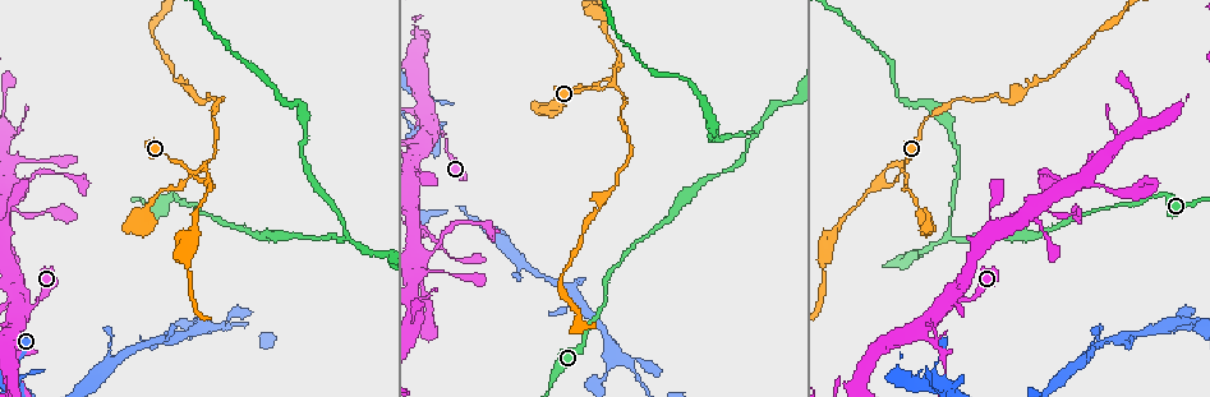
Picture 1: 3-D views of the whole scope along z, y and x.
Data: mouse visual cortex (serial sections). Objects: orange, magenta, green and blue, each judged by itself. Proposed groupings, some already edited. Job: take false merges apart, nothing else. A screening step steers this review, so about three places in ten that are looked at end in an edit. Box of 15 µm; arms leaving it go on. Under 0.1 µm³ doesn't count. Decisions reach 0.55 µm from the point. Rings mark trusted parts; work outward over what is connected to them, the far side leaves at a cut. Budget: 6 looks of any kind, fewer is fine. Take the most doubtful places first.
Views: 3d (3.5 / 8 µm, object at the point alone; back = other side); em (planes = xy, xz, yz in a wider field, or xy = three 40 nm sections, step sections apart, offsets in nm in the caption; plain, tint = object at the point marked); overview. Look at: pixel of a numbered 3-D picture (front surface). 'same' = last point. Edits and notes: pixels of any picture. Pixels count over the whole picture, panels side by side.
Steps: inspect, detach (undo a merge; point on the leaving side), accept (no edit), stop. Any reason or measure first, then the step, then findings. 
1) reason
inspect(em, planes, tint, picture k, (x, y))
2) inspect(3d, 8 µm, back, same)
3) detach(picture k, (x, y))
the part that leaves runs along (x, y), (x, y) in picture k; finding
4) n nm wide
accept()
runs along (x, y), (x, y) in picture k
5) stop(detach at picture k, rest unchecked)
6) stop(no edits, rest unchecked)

inspect(3d, 8 µm, picture 1, (600, 82))

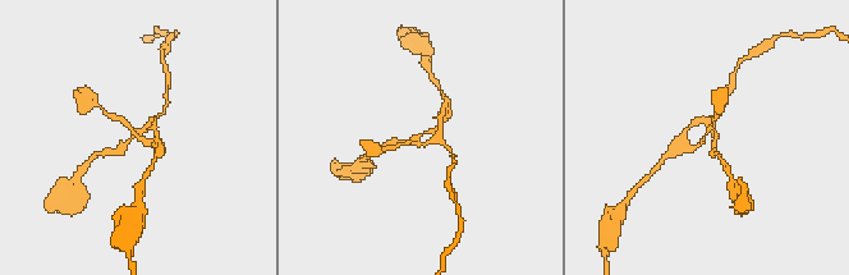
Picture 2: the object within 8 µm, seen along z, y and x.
4 arms; arms of 150, 150, 150, 200 nm
inspect(em, xy, step 1, tint, picture 2, (418, 139))

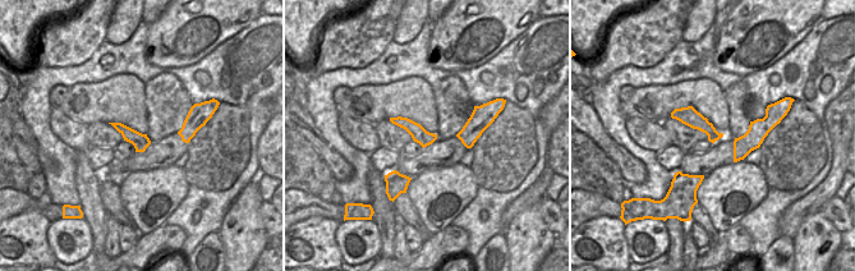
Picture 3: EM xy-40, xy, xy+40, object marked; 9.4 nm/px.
accept()
runs along (102, 110), (137, 131), (159, 115) in picture 2; continuous, no second cell

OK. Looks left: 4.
two arms in line, one across
inspect(3d, 8 µm, picture 1, (345, 237))

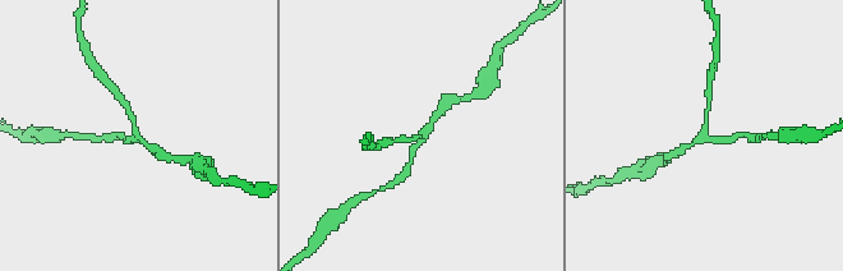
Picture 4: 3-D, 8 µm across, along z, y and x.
3 arms; arms of 150, 200, 200 nm; need the tissue
inspect(em, xy, step 5, tint, picture 4, (705, 137))

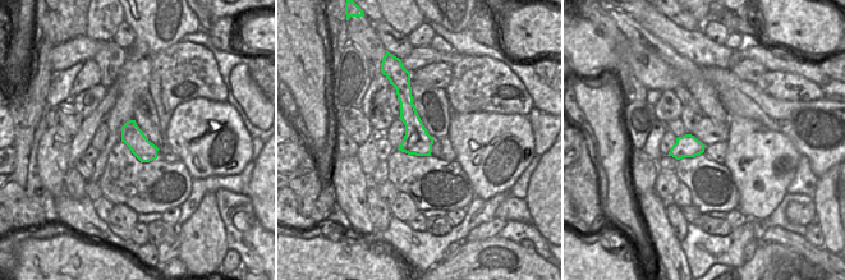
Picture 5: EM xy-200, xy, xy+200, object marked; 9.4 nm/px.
accept()
runs along (735, 137), (704, 136), (709, 102) in picture 4; one cell here

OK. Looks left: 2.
thin neck
inspect(3d, 8 µm, picture 1, (36, 303))

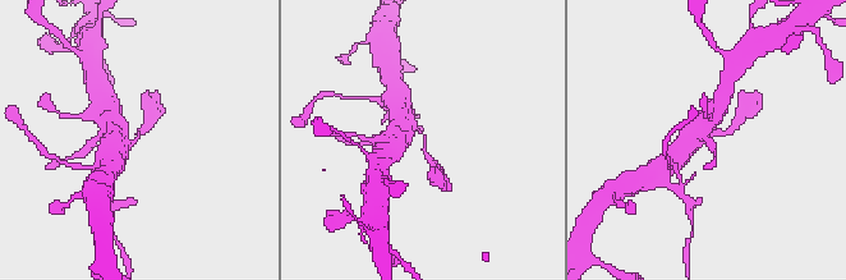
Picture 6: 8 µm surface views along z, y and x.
3 arms; arms of 250, 450, 500 nm
inspect(em, xy, step 1, tint, picture 6, (136, 140))

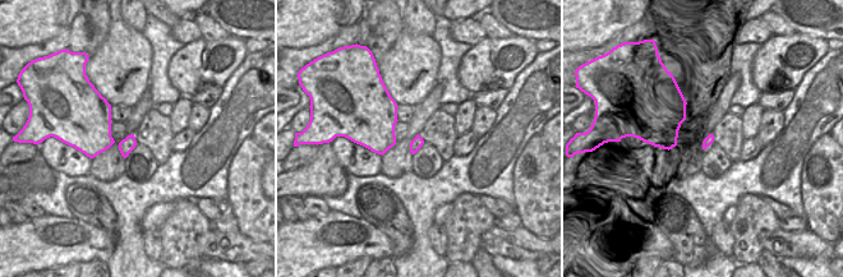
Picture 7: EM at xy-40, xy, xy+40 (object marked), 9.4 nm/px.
accept()
runs along (148, 123), (130, 142), (110, 127) in picture 6; continuous, no second cell

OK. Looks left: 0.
stop(no edits, rest unchecked)

